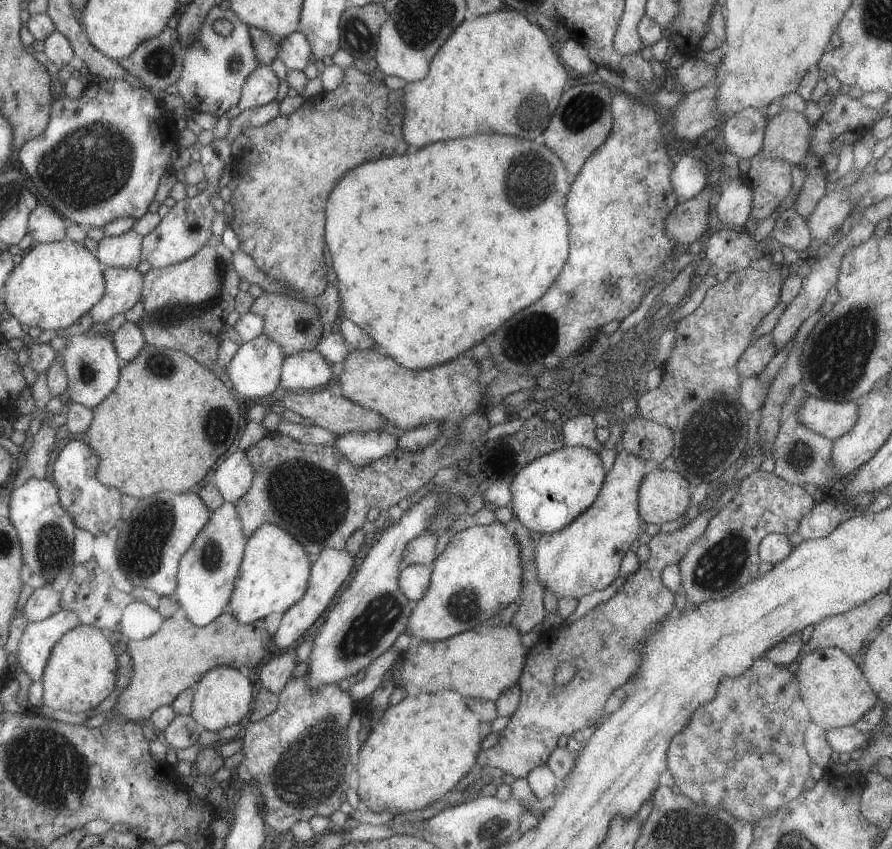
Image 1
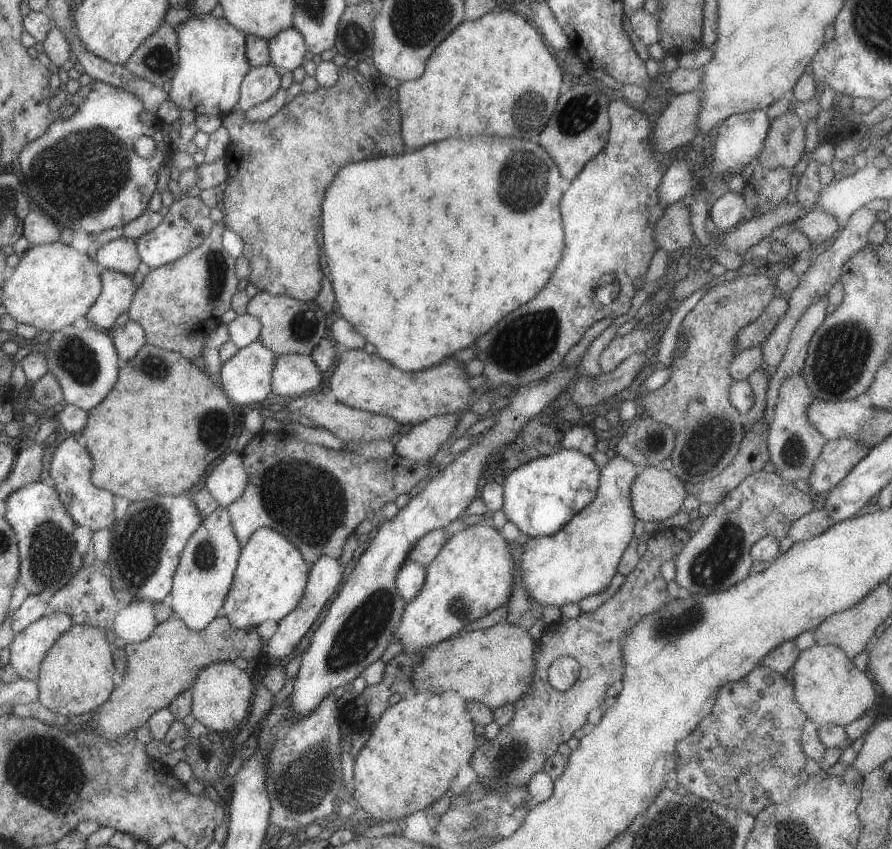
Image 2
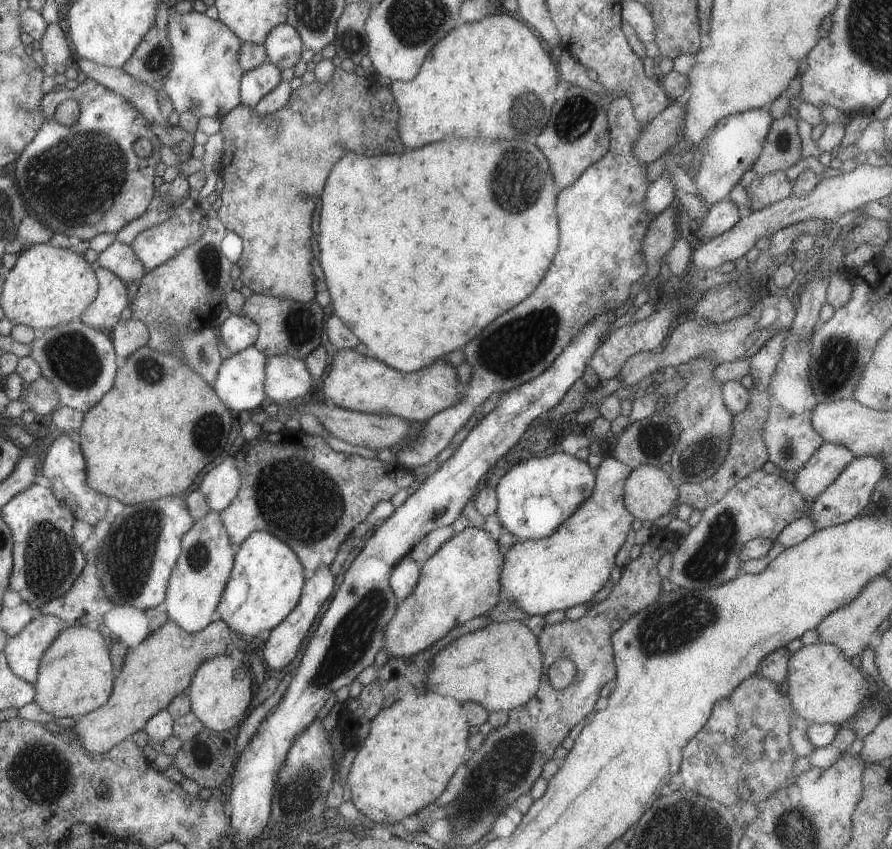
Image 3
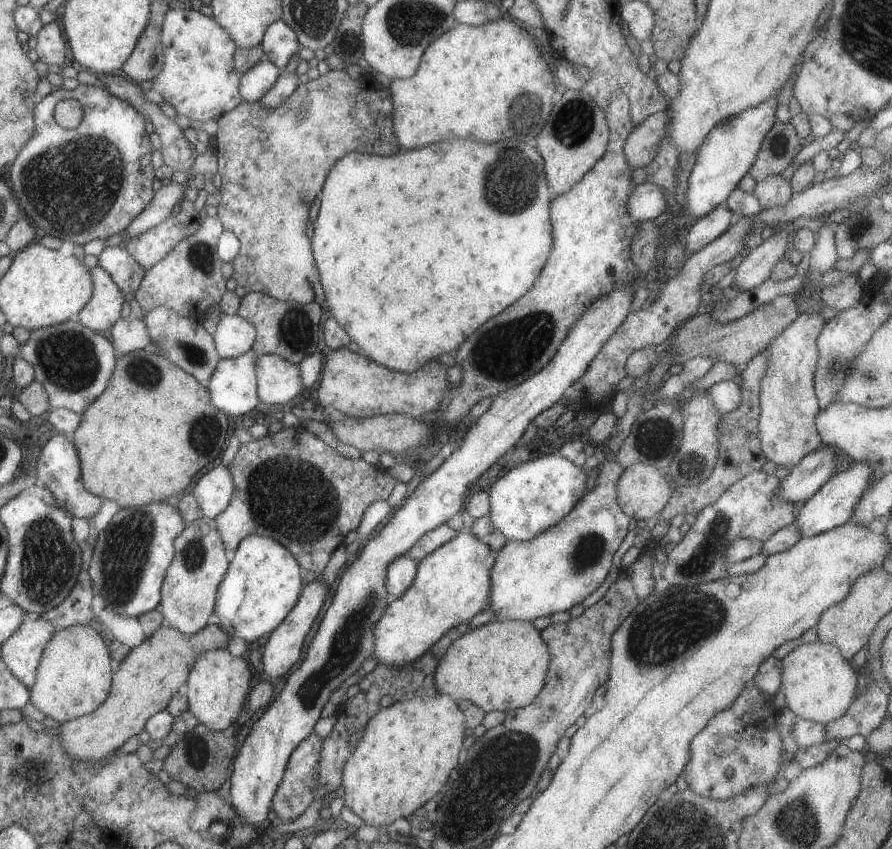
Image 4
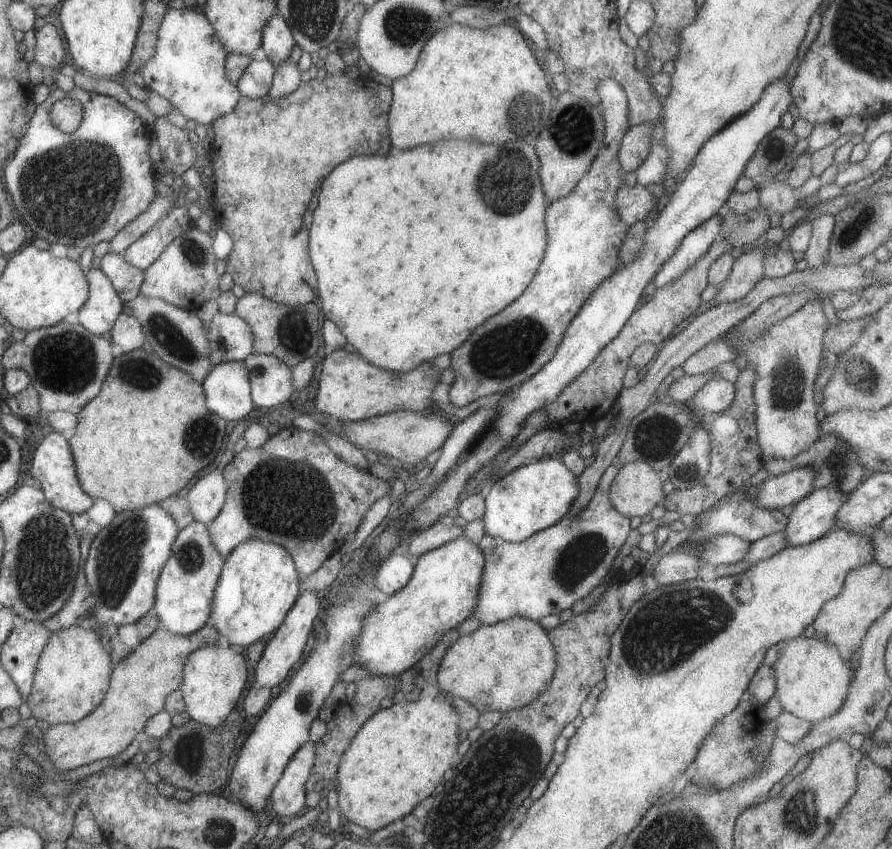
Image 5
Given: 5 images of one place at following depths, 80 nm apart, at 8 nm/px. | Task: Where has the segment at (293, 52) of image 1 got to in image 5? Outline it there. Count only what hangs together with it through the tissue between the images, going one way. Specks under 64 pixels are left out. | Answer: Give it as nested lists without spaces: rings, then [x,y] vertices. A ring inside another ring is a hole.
[[[276,13],[263,28],[260,47],[267,59],[275,66],[288,60],[293,46],[295,46],[295,42],[289,26]]]

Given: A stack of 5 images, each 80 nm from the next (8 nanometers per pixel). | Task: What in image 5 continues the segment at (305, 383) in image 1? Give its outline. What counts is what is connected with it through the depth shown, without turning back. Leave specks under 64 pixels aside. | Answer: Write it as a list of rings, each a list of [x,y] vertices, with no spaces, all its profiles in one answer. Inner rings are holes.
[[[252,353],[242,361],[250,383],[250,396],[254,407],[269,411],[288,405],[294,392],[290,368],[275,356]]]

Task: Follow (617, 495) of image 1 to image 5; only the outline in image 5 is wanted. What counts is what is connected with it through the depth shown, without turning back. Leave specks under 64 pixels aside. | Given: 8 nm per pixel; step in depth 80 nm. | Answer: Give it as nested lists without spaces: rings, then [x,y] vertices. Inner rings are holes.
[[[611,465],[603,472],[588,506],[577,512],[577,516],[564,516],[555,525],[531,534],[522,542],[502,541],[493,546],[488,554],[483,553],[483,572],[479,580],[477,602],[471,616],[479,618],[479,622],[483,625],[502,622],[513,616],[539,621],[542,617],[558,616],[561,611],[571,609],[577,600],[585,598],[590,590],[600,584],[631,530],[630,519],[616,512],[609,502],[609,484],[613,482],[617,472],[617,468]]]

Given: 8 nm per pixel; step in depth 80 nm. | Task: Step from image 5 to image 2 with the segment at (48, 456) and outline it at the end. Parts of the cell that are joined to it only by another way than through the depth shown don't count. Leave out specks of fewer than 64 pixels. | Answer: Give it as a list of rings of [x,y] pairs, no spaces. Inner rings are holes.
[[[69,436],[55,447],[49,464],[49,476],[54,482],[53,488],[63,503],[65,510],[71,515],[76,525],[96,531],[101,528],[111,528],[114,523],[113,494],[99,490],[91,484],[91,455],[85,446],[81,446],[75,437]]]

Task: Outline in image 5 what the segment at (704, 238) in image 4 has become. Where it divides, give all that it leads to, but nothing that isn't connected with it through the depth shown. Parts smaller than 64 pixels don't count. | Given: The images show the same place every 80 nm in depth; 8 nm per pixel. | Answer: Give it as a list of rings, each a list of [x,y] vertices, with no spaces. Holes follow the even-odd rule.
[[[722,211],[716,213],[711,219],[701,222],[693,231],[685,234],[679,242],[676,252],[658,269],[652,282],[655,289],[659,289],[667,282],[674,280],[689,266],[695,265],[697,260],[707,252],[713,242],[720,238]]]

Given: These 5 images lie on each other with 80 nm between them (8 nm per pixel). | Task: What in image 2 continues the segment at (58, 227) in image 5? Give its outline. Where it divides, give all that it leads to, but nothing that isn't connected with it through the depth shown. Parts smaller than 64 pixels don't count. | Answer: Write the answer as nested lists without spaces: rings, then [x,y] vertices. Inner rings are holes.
[[[95,80],[81,86],[73,95],[61,87],[49,96],[49,111],[58,110],[63,104],[73,104],[76,106],[75,114],[51,122],[39,138],[23,146],[18,154],[19,176],[33,206],[39,207],[57,226],[69,228],[71,232],[99,234],[127,225],[147,209],[152,194],[156,192],[159,167],[166,163],[172,151],[161,132],[162,121],[156,114],[147,112],[139,102],[137,96]],[[144,134],[151,138],[156,148],[151,156],[139,158],[133,151],[133,142]]]

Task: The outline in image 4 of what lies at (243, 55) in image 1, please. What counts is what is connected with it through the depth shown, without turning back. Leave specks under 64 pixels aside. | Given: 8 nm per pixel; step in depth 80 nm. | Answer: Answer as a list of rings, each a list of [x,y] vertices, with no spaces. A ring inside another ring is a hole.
[[[171,5],[162,21],[161,52],[163,62],[159,72],[149,80],[155,90],[176,112],[189,120],[205,122],[214,119],[218,113],[231,111],[240,102],[240,75],[233,68],[233,54],[236,52],[231,36],[197,10],[184,10]]]

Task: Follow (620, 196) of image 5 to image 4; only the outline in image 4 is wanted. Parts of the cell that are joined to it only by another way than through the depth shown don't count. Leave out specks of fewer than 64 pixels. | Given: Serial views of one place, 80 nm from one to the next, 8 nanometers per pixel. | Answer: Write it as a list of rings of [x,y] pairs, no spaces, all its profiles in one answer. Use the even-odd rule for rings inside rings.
[[[651,182],[635,186],[633,192],[625,198],[627,214],[635,222],[661,219],[667,211],[665,203],[663,190]]]

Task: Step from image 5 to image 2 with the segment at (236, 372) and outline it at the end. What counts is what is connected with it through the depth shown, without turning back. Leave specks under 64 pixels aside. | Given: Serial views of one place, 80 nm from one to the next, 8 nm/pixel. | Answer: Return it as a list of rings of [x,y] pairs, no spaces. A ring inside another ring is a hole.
[[[259,339],[254,340],[243,348],[237,349],[235,354],[221,364],[219,369],[219,388],[221,392],[229,398],[229,402],[234,406],[258,406],[259,402],[267,398],[272,392],[271,373],[273,370],[276,354],[272,353],[266,346],[263,346]]]

